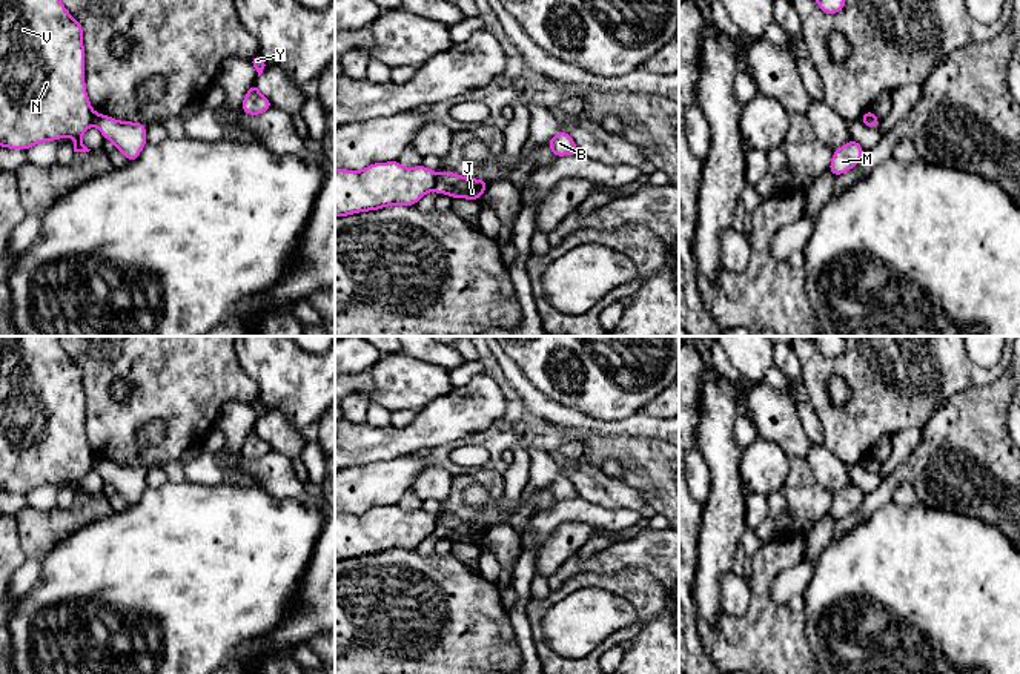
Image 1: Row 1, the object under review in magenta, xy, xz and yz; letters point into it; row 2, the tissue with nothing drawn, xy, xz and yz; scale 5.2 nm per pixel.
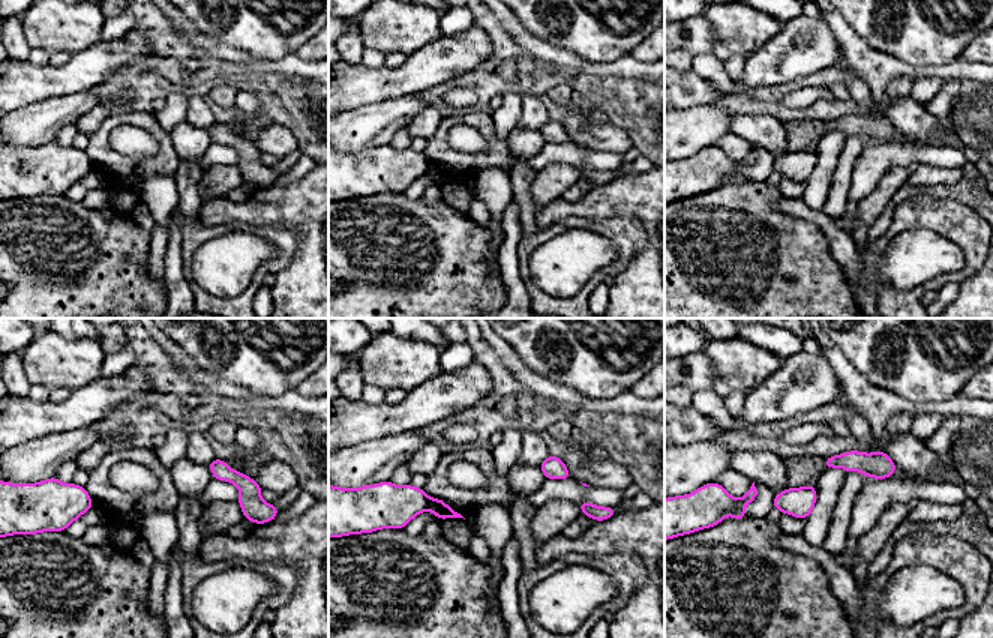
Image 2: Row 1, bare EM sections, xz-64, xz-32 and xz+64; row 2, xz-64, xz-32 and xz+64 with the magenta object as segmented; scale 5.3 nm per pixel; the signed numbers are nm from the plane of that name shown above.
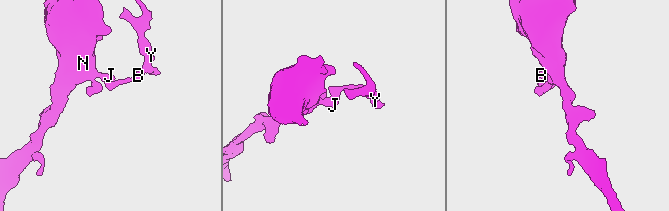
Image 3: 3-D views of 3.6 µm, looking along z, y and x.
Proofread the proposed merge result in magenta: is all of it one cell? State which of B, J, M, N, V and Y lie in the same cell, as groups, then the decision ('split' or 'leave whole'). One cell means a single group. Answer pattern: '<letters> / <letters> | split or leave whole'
B J Y / M N V | split

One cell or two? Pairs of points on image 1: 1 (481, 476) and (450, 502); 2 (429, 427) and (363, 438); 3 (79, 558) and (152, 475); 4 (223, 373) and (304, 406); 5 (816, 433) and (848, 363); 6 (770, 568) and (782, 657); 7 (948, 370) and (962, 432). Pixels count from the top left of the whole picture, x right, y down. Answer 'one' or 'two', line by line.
1: one
2: one
3: two
4: two
5: two
6: one
7: two

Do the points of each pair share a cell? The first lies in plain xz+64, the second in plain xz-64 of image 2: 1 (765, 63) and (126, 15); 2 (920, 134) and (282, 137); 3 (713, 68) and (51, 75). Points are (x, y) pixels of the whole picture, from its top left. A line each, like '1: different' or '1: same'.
1: different
2: same
3: different

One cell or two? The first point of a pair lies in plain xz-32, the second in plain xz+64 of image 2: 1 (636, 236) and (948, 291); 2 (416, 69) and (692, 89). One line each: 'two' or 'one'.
1: two
2: one

